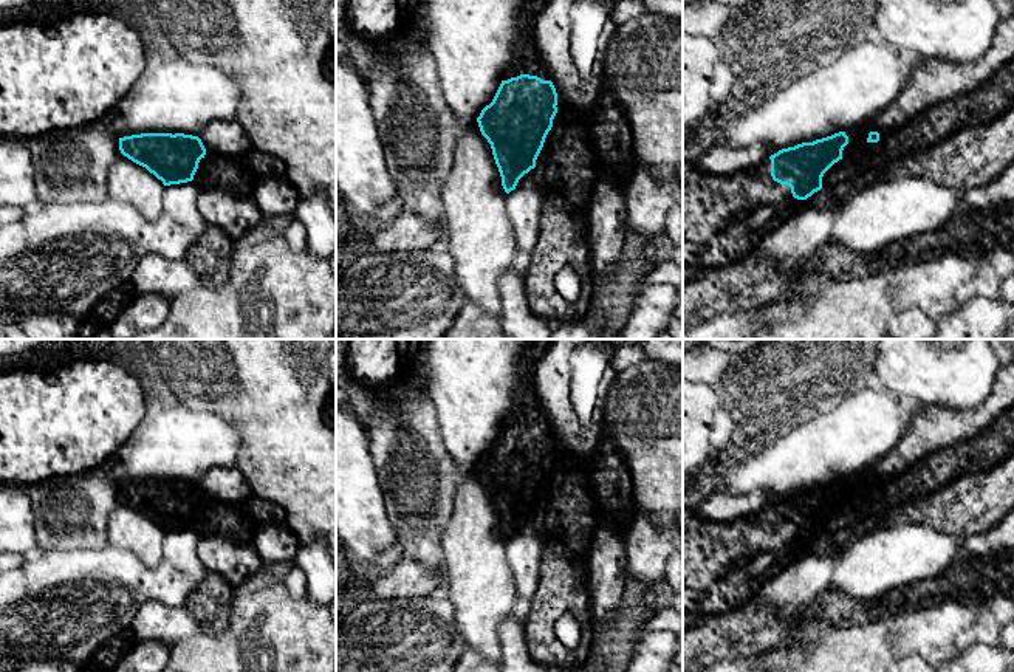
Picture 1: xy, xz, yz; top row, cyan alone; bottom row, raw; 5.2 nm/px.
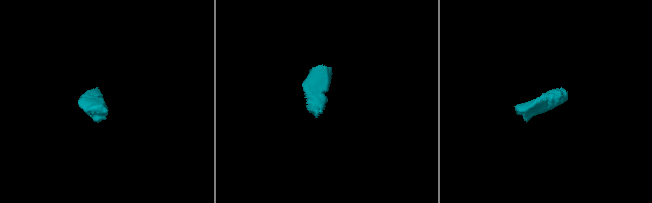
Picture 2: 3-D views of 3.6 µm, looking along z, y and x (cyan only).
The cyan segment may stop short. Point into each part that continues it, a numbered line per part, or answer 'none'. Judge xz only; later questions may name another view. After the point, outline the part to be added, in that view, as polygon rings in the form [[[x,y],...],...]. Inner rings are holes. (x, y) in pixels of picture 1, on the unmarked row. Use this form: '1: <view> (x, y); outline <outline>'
1: xz (528, 409); outline [[[523,339],[525,353],[522,358],[522,372],[525,376],[525,395],[516,409],[503,420],[502,427],[517,424],[520,421],[537,423],[542,427],[551,427],[550,420],[543,413],[537,393],[534,390],[534,367],[548,348],[553,339]]]

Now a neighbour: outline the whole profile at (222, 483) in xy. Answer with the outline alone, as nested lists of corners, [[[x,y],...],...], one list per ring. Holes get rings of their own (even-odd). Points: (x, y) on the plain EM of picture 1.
[[[215,466],[206,472],[198,483],[206,499],[215,499],[226,503],[245,503],[254,495],[245,475],[237,466]]]

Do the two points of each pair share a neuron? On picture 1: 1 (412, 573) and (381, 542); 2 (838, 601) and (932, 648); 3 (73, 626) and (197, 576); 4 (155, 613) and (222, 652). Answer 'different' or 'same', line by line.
1: different
2: different
3: different
4: different

